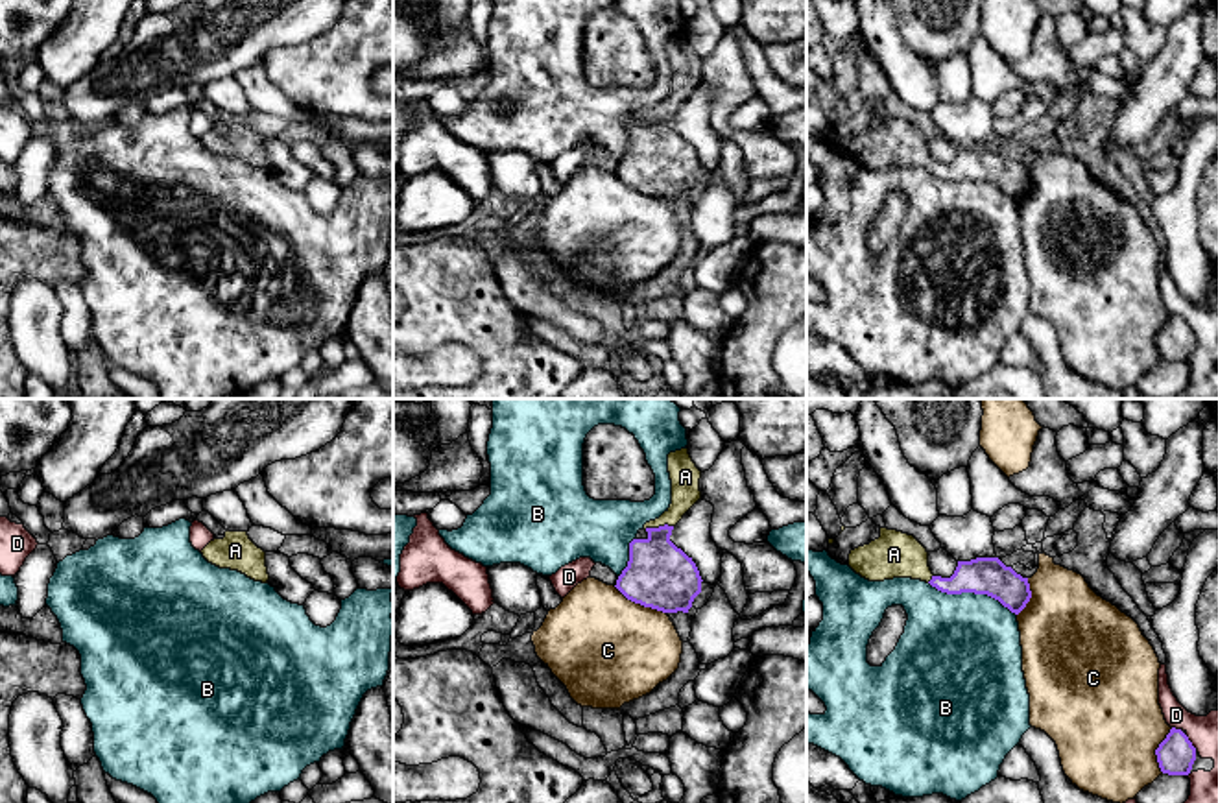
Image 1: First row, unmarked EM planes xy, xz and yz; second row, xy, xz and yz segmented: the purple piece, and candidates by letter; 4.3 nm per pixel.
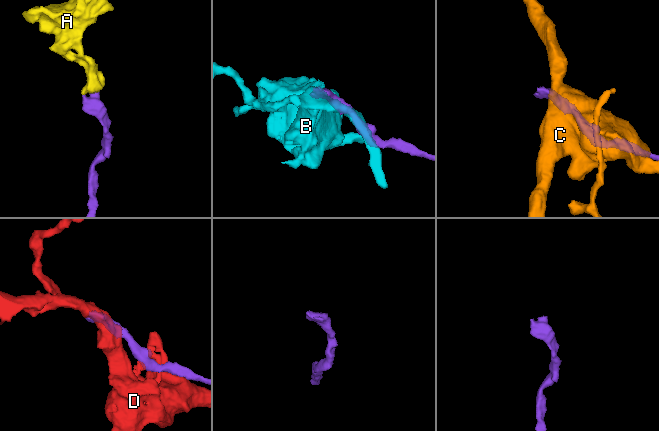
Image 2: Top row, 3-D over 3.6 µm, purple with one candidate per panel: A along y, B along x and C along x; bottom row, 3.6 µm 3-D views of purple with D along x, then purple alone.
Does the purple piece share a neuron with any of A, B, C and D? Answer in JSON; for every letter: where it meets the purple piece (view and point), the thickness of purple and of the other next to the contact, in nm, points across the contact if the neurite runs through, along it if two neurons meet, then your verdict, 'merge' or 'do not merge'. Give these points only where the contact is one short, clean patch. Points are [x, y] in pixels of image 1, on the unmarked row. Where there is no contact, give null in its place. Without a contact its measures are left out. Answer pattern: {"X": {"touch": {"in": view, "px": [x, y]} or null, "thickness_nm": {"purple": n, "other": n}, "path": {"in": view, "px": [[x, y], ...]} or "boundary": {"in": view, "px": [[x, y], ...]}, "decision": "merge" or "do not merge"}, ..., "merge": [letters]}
{"A": {"touch": {"in": "xz", "px": [657, 115]}, "thickness_nm": {"purple": 280, "other": 130}, "path": {"in": "xz", "px": [[659, 161], [657, 115], [680, 93], [685, 65]]}, "decision": "merge"}, "B": {"touch": {"in": "yz", "px": [973, 178]}, "thickness_nm": {"purple": 160, "other": 460}, "decision": "do not merge"}, "C": {"touch": {"in": "xz", "px": [639, 189]}, "thickness_nm": {"purple": 280, "other": 480}, "decision": "do not merge"}, "D": {"touch": {"in": "yz", "px": [1191, 329]}, "thickness_nm": {"purple": 160, "other": 140}, "decision": "do not merge"}, "merge": ["A"]}

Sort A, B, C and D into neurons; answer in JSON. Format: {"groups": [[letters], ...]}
{"groups": [["A"], ["B"], ["C"], ["D"]]}

